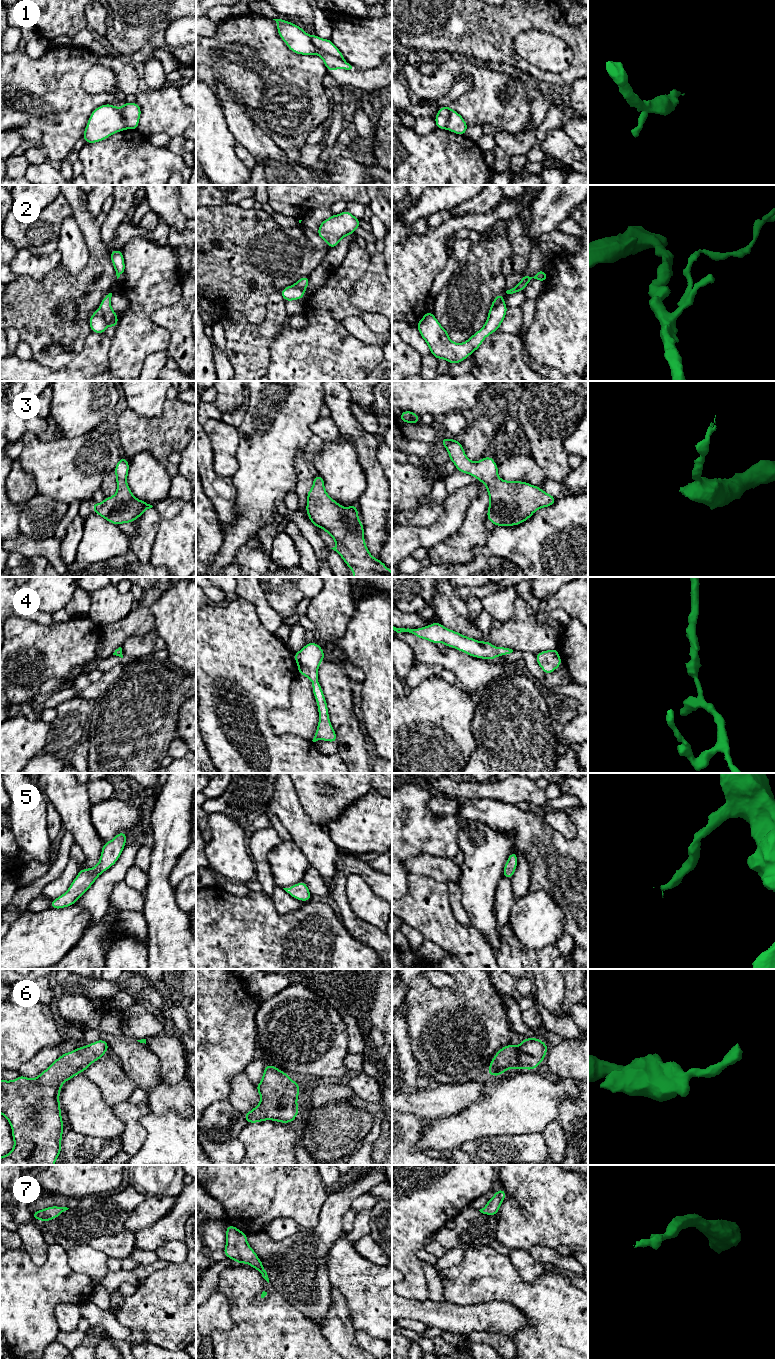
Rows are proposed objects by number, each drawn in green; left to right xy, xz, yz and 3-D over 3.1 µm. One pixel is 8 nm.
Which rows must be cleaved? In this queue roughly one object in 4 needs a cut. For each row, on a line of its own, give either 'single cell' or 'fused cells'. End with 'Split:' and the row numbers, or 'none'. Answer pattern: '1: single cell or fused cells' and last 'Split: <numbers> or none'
1: fused cells
2: fused cells
3: single cell
4: single cell
5: single cell
6: single cell
7: single cell
Split: 1, 2

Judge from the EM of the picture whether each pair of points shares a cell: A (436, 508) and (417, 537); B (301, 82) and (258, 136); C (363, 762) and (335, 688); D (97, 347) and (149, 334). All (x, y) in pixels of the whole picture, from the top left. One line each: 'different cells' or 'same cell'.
A: different cells
B: different cells
C: same cell
D: different cells

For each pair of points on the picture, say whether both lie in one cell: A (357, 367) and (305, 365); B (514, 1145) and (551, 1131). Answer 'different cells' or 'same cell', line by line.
A: same cell
B: different cells

